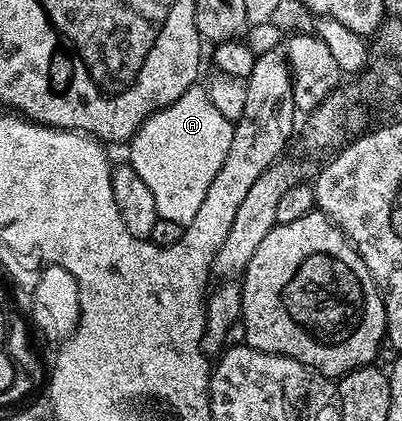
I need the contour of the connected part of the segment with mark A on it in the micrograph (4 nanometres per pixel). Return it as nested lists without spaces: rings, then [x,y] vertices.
[[[195,85],[166,107],[160,107],[152,115],[148,115],[141,128],[128,140],[129,147],[128,166],[143,177],[147,189],[151,189],[151,197],[155,197],[155,209],[159,219],[175,221],[182,225],[188,225],[199,213],[199,205],[203,205],[203,197],[207,197],[207,189],[211,189],[211,181],[215,181],[215,173],[223,166],[223,160],[227,157],[227,149],[231,149],[231,137],[233,136],[233,123],[215,105],[211,105],[211,97],[206,93],[204,86]]]

